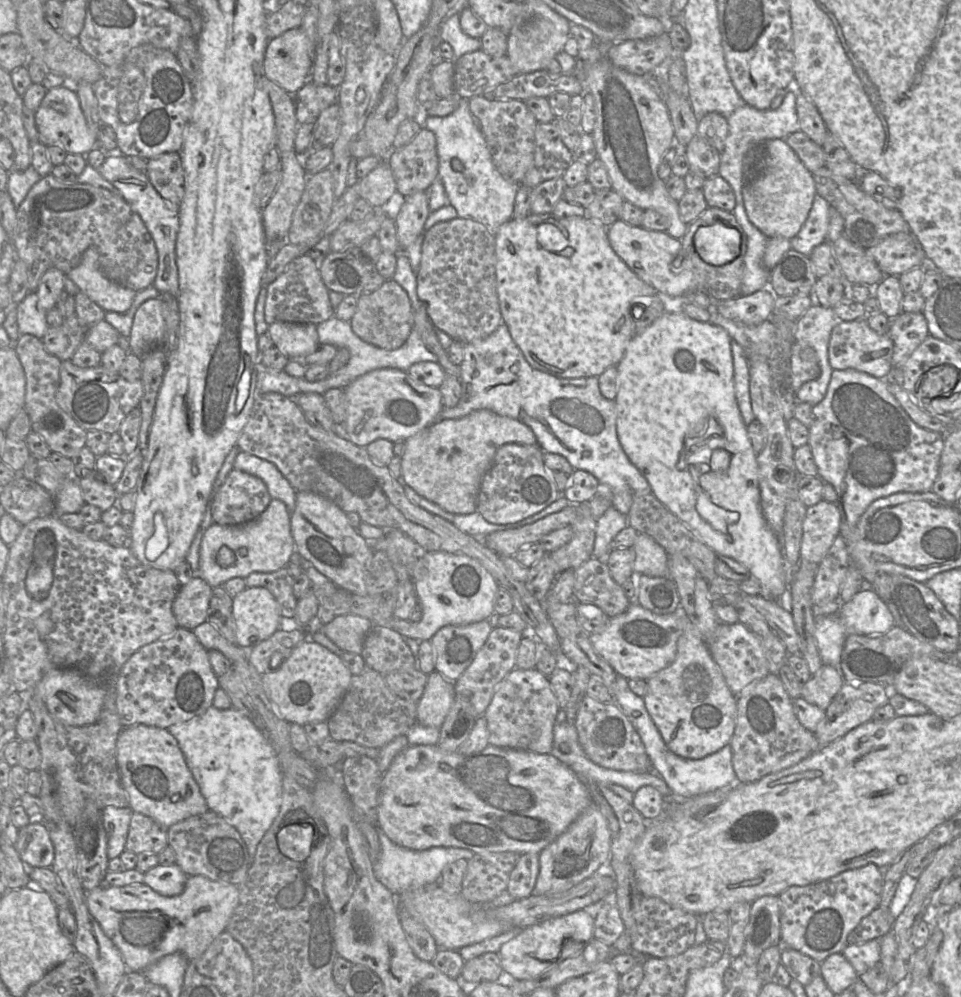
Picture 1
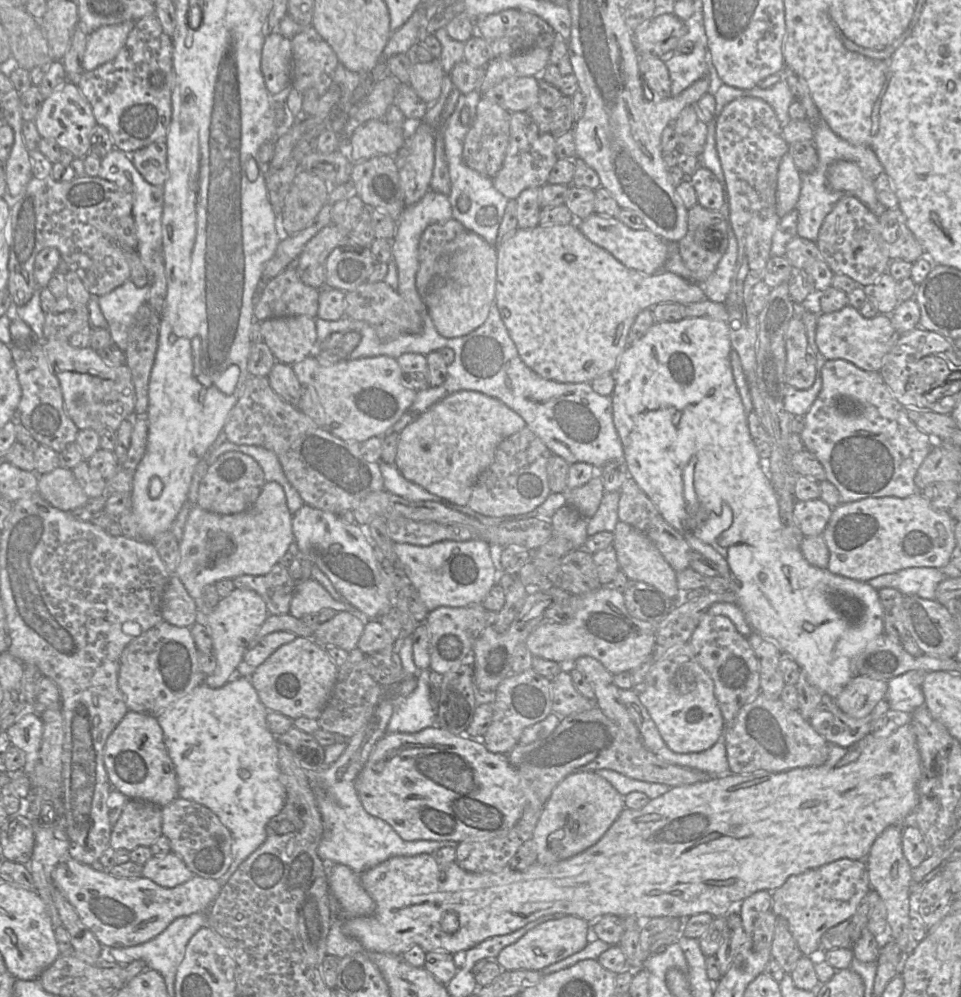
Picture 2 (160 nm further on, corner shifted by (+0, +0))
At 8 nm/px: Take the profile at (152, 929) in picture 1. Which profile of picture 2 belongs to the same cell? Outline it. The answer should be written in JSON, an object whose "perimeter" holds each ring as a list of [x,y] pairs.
{"perimeter":[[[72,858],[59,863],[52,872],[52,880],[77,911],[81,921],[92,931],[104,947],[125,948],[145,943],[162,933],[174,920],[197,912],[208,912],[222,886],[218,880],[194,875],[192,879],[174,888],[157,885],[149,878],[116,878],[108,872],[93,869],[92,865]]]}

